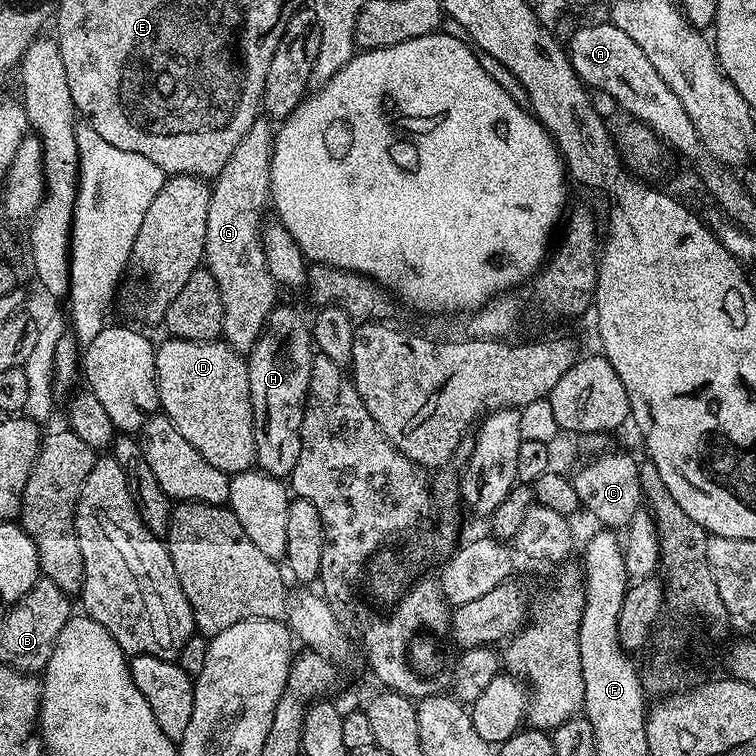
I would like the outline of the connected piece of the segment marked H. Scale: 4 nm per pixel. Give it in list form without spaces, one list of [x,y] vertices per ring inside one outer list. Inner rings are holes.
[[[277,306],[272,309],[264,323],[264,333],[258,338],[252,351],[247,353],[248,381],[250,382],[250,406],[254,422],[255,467],[266,476],[291,477],[294,466],[298,466],[298,454],[302,454],[302,418],[304,403],[308,397],[308,383],[312,373],[314,345],[309,325],[292,308]]]

